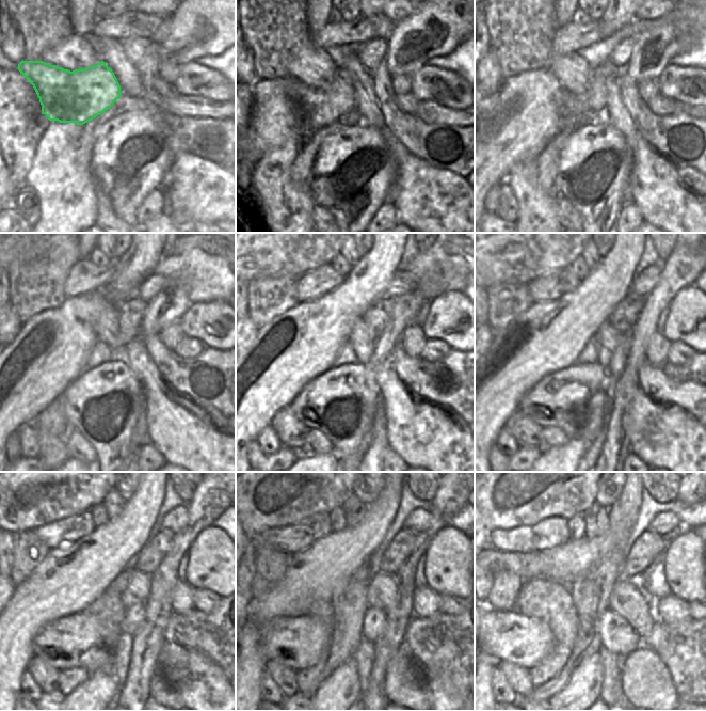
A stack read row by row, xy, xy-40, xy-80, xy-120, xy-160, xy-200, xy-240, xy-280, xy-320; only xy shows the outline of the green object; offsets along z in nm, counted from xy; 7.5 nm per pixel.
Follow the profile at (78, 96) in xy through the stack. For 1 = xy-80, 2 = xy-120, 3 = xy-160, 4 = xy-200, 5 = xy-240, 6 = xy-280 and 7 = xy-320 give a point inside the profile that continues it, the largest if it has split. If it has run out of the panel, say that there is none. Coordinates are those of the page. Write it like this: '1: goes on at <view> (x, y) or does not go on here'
1: goes on at xy-80 (606, 72)
2: goes on at xy-120 (130, 313)
3: goes on at xy-160 (378, 315)
4: goes on at xy-200 (626, 314)
5: goes on at xy-240 (147, 561)
6: goes on at xy-280 (400, 548)
7: goes on at xy-320 (650, 546)

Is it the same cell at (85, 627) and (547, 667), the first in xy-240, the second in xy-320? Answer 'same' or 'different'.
different

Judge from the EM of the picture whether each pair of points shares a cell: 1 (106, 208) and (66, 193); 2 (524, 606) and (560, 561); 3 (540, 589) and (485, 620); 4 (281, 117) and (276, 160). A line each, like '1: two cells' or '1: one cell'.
1: two cells
2: two cells
3: two cells
4: two cells

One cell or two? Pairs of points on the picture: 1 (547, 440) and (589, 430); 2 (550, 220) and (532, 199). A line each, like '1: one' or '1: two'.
1: two
2: one

